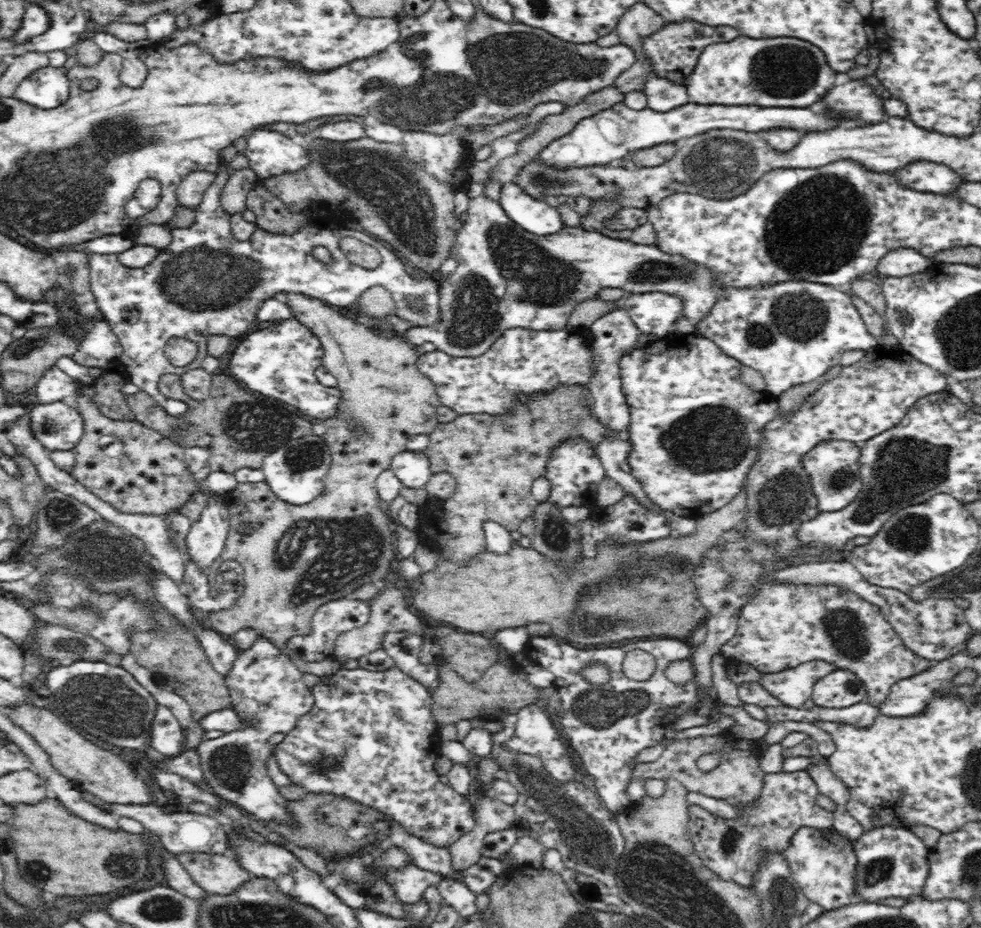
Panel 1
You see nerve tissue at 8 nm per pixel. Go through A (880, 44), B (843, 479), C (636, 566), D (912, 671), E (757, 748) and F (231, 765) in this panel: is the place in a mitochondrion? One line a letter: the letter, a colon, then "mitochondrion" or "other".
A: other
B: mitochondrion
C: mitochondrion
D: other
E: other
F: mitochondrion

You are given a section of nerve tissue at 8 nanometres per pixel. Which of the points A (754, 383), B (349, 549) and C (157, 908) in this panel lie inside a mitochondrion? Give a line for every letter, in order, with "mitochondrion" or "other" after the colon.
A: other
B: mitochondrion
C: mitochondrion

